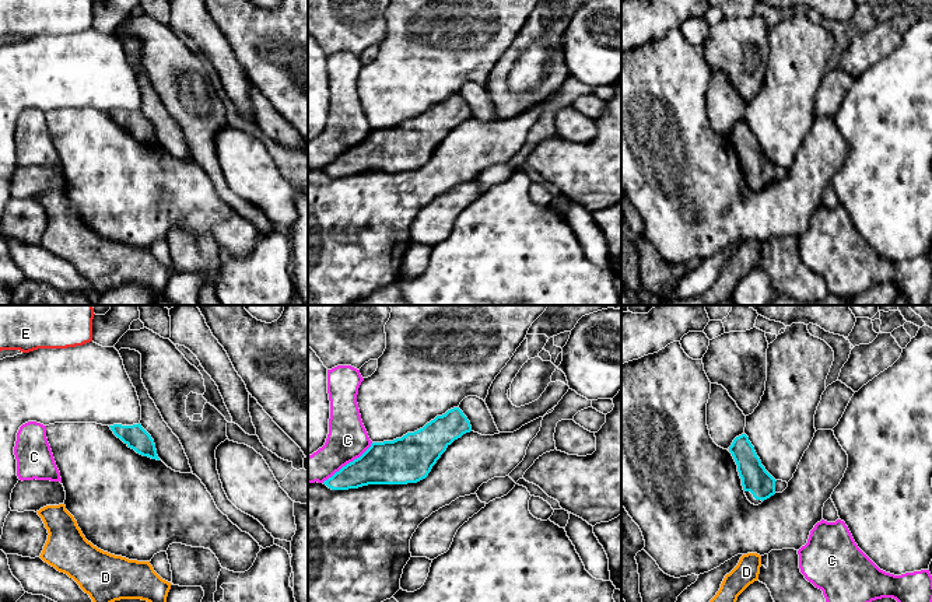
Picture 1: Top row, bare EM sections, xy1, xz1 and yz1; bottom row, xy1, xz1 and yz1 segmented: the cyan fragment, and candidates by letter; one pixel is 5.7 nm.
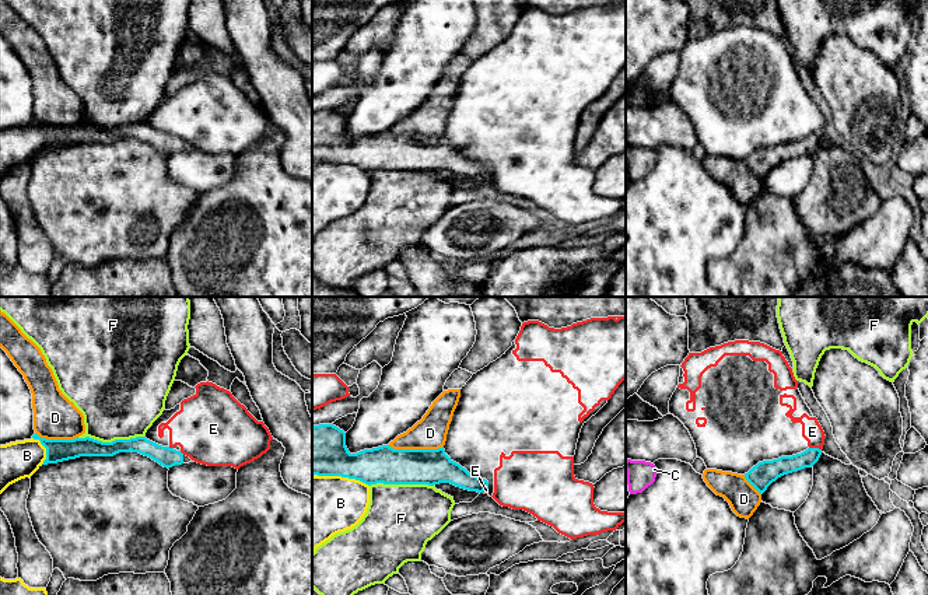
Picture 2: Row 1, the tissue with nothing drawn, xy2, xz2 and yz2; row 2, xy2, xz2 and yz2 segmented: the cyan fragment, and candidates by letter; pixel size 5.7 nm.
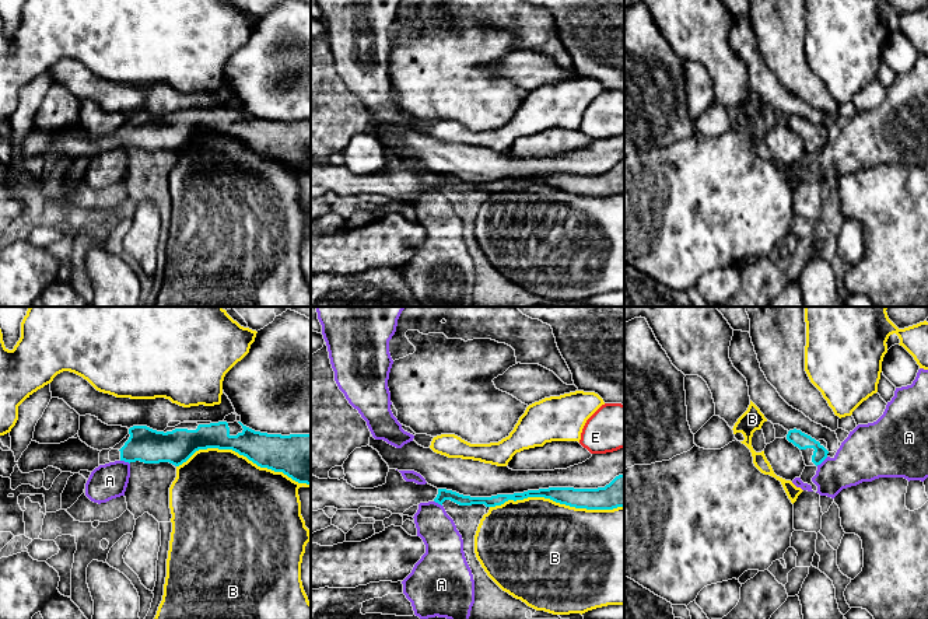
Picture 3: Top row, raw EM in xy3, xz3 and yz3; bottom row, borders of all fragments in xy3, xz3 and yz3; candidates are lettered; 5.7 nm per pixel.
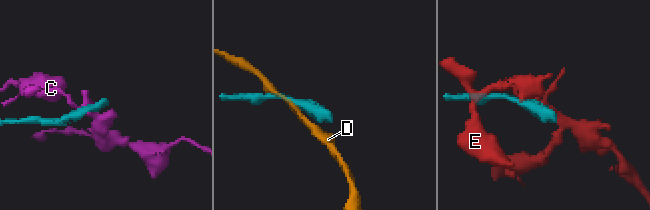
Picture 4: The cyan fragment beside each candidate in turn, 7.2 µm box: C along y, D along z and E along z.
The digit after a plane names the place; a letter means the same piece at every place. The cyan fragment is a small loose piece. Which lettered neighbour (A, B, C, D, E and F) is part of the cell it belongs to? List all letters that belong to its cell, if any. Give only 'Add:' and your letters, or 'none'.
Add: none

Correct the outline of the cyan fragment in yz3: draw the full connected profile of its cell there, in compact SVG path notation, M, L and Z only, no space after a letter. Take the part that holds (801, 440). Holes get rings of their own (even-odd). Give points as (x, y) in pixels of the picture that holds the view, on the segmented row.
M789 430L787 440L801 450L806 466L817 466L827 458L829 451L801 430Z

